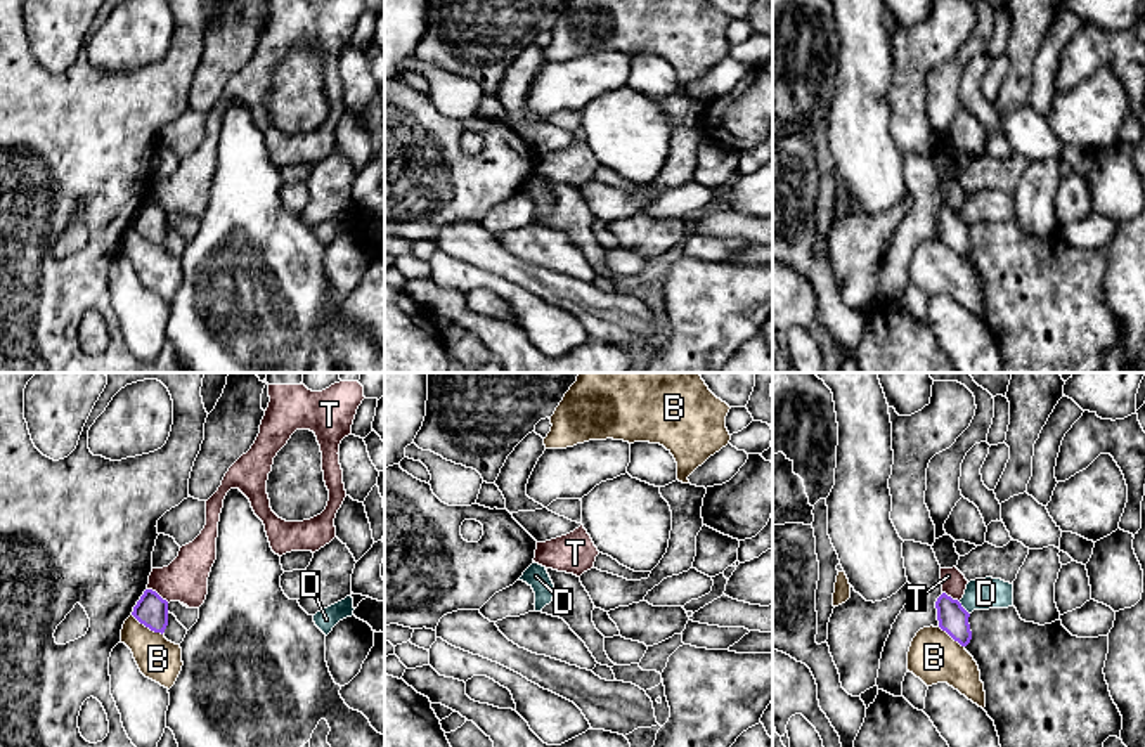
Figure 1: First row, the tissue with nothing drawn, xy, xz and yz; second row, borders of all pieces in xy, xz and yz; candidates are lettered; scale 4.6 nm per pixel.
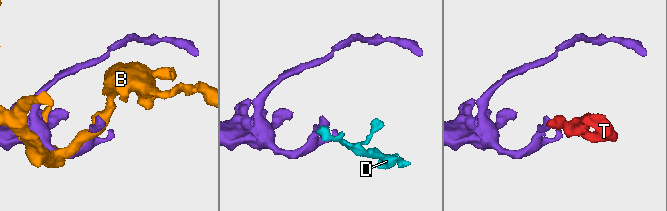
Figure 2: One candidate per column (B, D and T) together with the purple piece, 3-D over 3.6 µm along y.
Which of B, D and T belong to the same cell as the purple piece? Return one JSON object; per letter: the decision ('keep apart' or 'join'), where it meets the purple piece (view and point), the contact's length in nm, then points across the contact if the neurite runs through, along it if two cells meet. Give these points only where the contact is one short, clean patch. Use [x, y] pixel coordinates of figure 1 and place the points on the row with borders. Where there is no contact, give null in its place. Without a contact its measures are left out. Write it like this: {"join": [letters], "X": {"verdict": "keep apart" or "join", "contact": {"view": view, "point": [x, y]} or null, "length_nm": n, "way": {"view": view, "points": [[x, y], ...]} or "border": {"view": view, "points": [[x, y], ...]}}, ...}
{"join": [], "B": {"verdict": "keep apart", "contact": {"view": "xy", "point": [148, 626]}, "length_nm": 170}, "D": {"verdict": "keep apart", "contact": {"view": "yz", "point": [963, 609]}, "length_nm": 80, "border": {"view": "yz", "points": [[958, 602], [969, 614]]}}, "T": {"verdict": "keep apart", "contact": {"view": "xy", "point": [156, 593]}, "length_nm": 120, "border": {"view": "xy", "points": [[148, 588], [168, 602]]}}}

